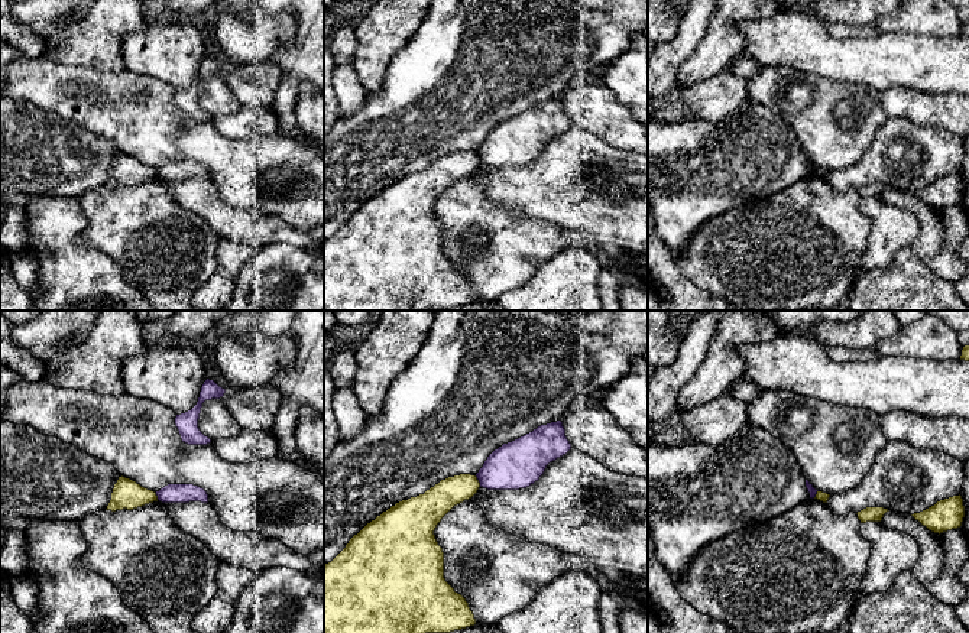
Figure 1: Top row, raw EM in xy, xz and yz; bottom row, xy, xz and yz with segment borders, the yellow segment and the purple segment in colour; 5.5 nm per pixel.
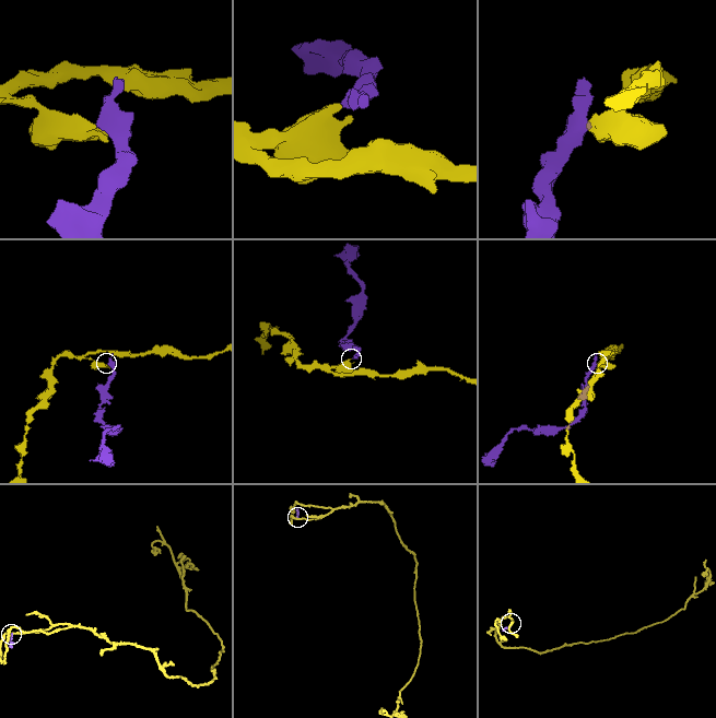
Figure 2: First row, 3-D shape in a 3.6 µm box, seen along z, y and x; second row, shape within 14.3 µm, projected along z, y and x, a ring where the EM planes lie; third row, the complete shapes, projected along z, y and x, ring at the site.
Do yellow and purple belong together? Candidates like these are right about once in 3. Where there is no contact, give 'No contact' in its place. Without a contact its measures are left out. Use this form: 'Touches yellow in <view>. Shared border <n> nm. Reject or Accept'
Touches yellow in xz. Shared border 70 nm. Reject

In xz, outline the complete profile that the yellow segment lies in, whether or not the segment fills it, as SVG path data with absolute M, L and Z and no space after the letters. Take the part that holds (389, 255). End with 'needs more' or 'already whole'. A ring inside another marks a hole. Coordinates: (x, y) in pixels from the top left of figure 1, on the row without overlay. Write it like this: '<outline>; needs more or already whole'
M476 152L448 153L424 171L396 179L354 211L340 230L324 241L324 311L427 311L474 302L476 295L469 279L444 254L444 228L434 207L454 182L471 175L479 163Z; already whole

